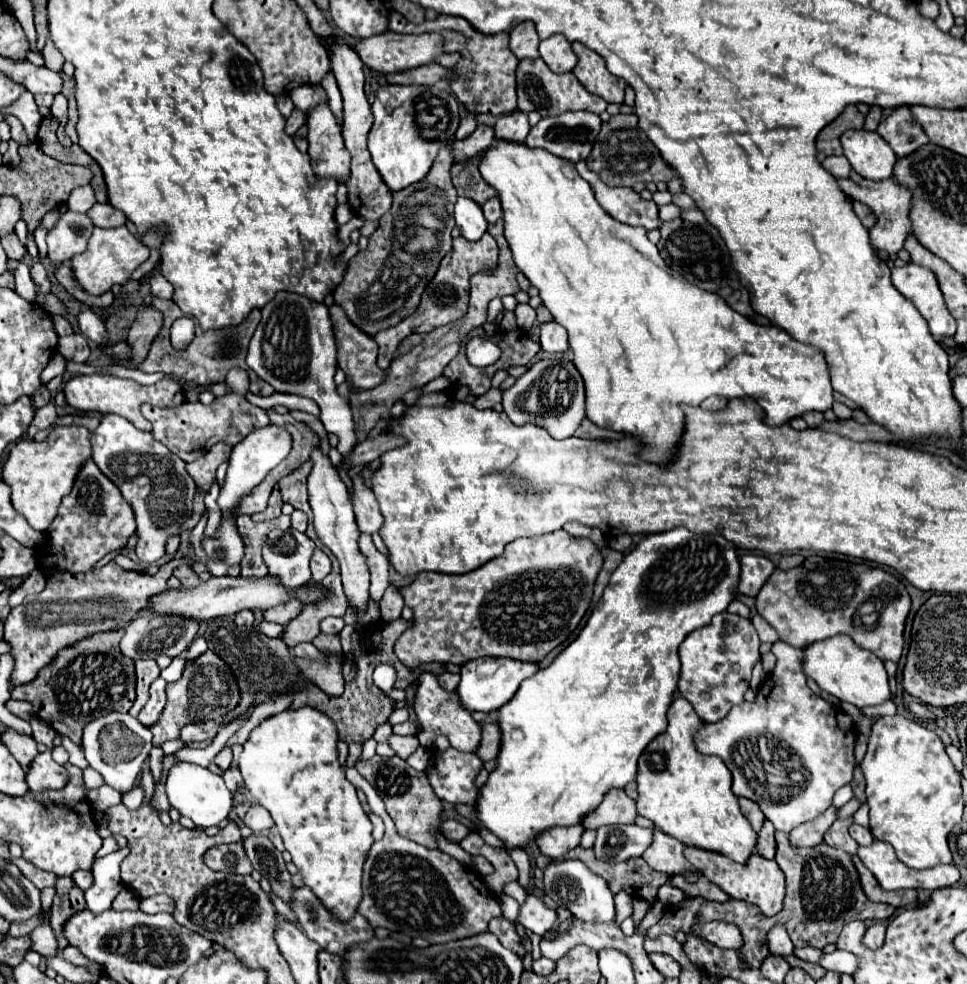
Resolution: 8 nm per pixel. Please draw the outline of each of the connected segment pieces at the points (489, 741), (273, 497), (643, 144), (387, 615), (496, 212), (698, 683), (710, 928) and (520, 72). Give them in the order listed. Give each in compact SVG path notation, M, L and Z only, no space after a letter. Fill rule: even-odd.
M483 723L483 737L477 751L481 761L491 761L499 755L499 725L497 723Z
M276 488L273 489L269 497L267 511L263 511L263 513L255 513L255 515L253 515L253 521L262 522L279 517L282 514L281 509L283 504L284 502L280 491Z
M635 113L613 115L607 123L601 125L593 151L587 157L587 167L595 171L603 179L603 183L609 183L611 187L633 187L635 183L659 183L659 181L669 183L675 177L675 171L661 159L657 147L639 129Z
M391 585L387 587L383 599L379 601L379 609L381 609L381 617L383 619L399 619L401 617L401 609L403 609L403 595Z
M497 197L489 199L485 205L483 205L483 213L485 213L485 219L487 223L495 223L499 217L501 217L501 203Z
M719 613L711 625L697 629L687 635L679 647L681 657L681 679L679 693L693 705L695 713L705 723L723 719L731 707L743 703L743 695L749 689L751 669L759 661L759 635L749 619Z
M712 921L694 924L695 935L709 941L722 949L739 949L743 947L743 937L739 935L734 924L725 921Z
M523 59L517 67L517 95L519 95L519 111L539 111L541 117L555 117L563 111L591 111L601 115L607 107L605 99L591 95L581 83L577 83L573 73L551 73L543 59Z

